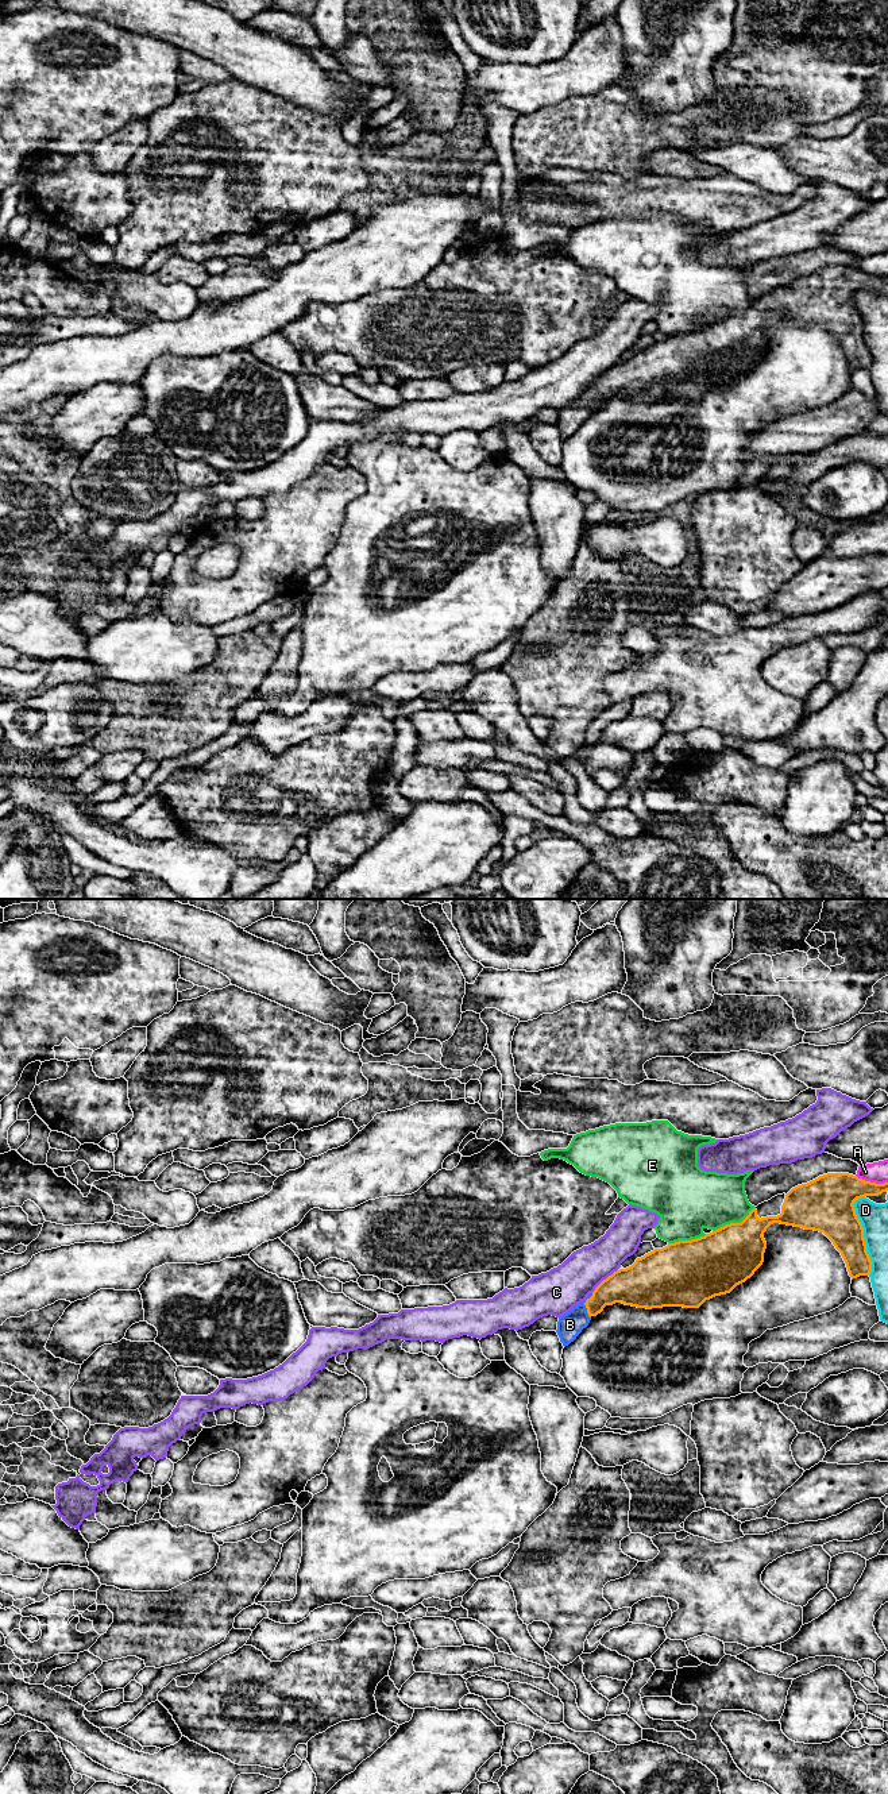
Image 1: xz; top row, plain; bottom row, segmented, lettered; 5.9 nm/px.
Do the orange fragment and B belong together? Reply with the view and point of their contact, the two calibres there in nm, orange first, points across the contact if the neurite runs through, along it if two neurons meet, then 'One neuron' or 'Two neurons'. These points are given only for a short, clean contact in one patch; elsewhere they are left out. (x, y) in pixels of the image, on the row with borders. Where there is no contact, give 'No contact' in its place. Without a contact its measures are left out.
Touches orange at xz (585, 1304). Thickness 190 nm (orange) against 150 nm. Path across: xz (622, 1287), (585, 1304), (570, 1324). One neuron

